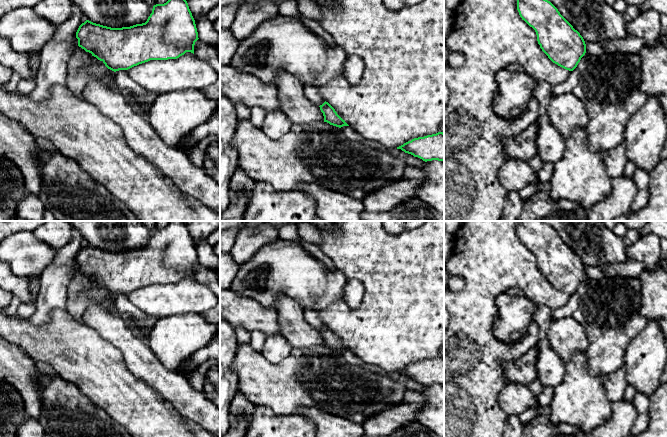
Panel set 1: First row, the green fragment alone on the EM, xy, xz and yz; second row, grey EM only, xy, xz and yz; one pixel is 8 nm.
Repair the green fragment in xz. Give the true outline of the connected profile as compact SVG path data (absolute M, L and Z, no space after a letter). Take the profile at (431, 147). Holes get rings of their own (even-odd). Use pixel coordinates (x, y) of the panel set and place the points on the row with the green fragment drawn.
M444 133L414 138L397 147L405 153L418 157L423 161L438 160L444 162Z

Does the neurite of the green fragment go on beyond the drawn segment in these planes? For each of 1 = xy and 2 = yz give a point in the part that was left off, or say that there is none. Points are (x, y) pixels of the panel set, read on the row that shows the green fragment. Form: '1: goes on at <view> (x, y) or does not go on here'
1: does not go on here
2: does not go on here

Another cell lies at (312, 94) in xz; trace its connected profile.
M303 84L303 86L304 86L304 94L308 100L313 102L317 106L320 106L325 102L325 99L318 92L317 88L307 84Z

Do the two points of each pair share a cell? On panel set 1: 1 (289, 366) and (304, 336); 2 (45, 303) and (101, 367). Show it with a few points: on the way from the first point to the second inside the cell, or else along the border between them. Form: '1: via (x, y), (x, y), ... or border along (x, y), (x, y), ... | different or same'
1: border along (321, 345), (293, 348) | different
2: border along (65, 307), (54, 309), (42, 324), (32, 323) | different

